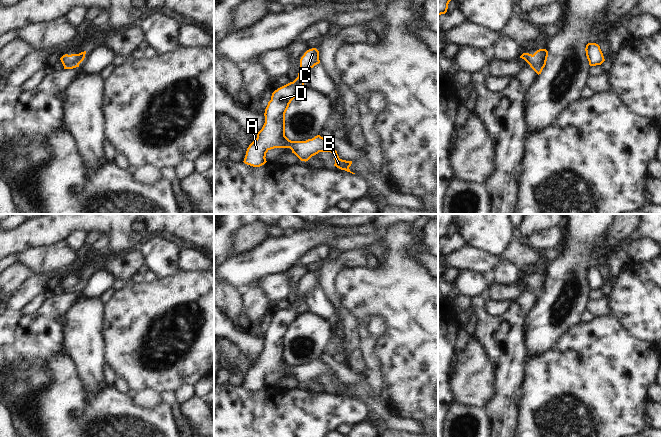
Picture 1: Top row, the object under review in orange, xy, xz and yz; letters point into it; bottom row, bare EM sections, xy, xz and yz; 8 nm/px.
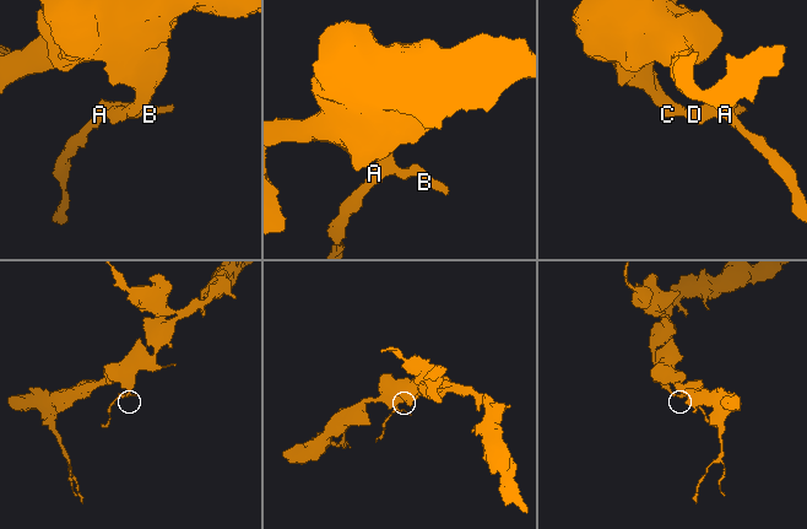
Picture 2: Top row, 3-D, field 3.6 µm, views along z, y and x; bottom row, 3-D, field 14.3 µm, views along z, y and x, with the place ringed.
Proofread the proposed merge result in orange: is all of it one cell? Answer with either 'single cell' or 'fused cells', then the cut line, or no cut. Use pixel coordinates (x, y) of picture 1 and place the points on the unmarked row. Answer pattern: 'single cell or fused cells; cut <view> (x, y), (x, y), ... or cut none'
single cell; cut none

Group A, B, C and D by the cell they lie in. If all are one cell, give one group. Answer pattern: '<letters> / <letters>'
A B C D

